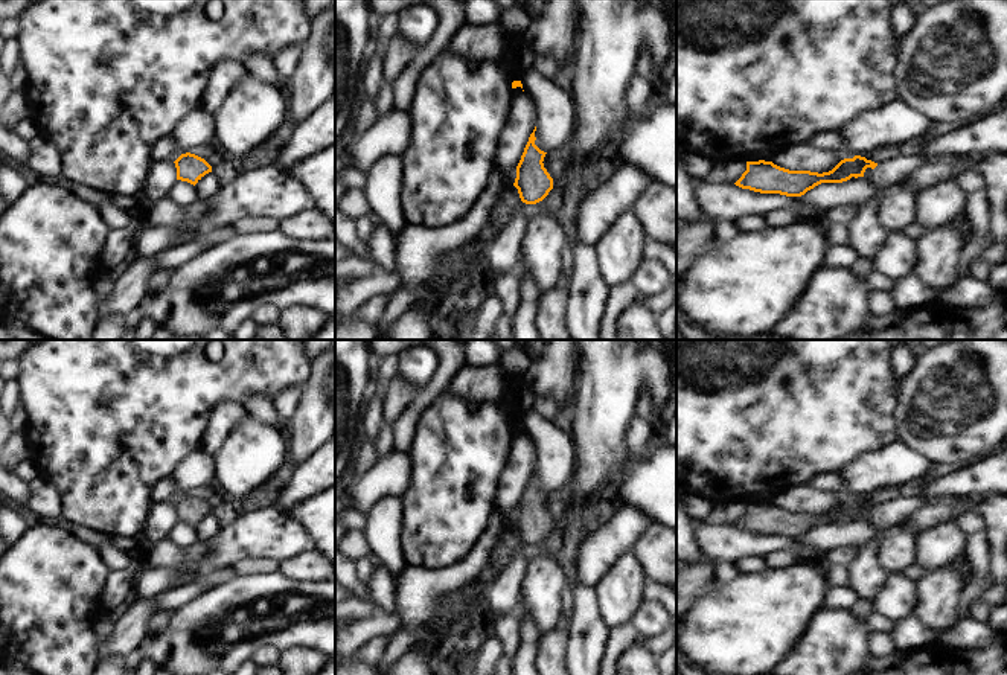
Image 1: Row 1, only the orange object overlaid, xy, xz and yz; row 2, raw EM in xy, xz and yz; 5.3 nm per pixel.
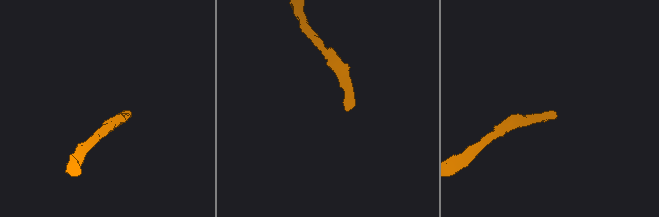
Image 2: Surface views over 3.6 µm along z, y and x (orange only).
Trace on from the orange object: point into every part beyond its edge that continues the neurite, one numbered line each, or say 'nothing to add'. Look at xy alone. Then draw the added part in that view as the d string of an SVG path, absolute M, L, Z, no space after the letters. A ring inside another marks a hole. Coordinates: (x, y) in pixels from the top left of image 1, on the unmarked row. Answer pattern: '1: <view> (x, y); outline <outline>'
nothing to add

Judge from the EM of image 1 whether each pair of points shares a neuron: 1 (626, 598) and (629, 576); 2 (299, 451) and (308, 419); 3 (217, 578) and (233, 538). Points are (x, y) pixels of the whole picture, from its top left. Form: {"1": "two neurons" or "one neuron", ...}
{"1": "one neuron", "2": "one neuron", "3": "two neurons"}

